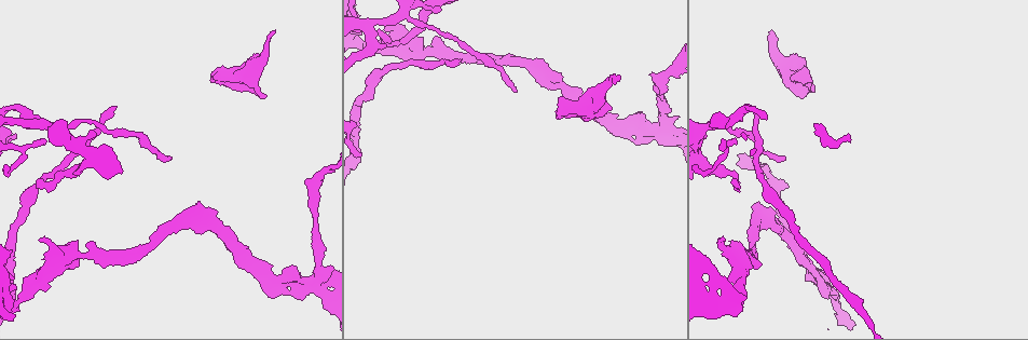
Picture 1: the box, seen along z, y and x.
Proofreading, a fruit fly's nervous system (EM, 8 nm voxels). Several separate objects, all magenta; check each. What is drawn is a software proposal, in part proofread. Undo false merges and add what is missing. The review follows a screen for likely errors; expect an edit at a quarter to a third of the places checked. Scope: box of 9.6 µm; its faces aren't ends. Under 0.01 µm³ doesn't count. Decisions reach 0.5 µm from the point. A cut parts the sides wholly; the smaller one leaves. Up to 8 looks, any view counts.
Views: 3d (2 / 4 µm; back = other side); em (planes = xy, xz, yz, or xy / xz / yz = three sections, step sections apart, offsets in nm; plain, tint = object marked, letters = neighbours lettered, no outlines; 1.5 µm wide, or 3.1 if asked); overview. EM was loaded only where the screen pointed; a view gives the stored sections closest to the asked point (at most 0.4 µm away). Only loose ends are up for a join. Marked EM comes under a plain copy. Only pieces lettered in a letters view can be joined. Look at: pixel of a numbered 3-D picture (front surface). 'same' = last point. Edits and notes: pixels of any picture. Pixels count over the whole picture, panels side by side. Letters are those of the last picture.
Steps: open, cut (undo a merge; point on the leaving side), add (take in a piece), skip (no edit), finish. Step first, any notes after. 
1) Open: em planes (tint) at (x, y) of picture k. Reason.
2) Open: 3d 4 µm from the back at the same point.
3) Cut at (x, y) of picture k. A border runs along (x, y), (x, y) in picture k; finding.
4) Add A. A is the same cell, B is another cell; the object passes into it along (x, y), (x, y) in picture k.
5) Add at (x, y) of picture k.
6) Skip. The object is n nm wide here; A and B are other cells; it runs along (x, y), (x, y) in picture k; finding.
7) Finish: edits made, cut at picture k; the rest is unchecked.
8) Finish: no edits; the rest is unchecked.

Open: em xy step 8 (tint) at (69, 128) of picture 1. Two arms in line, one across.

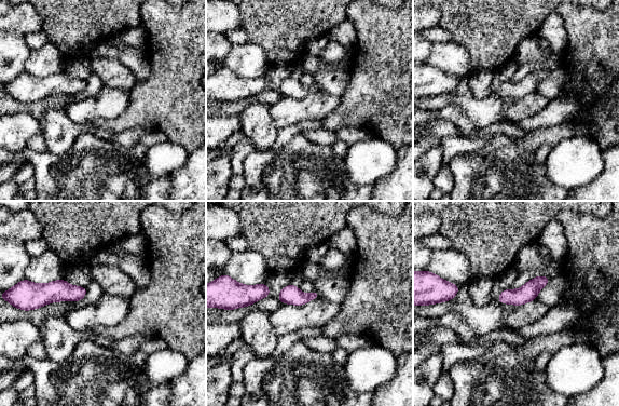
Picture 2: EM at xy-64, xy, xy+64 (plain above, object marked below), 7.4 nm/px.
Open: em yz step 4 (letters) at the same point. Cut it another way.

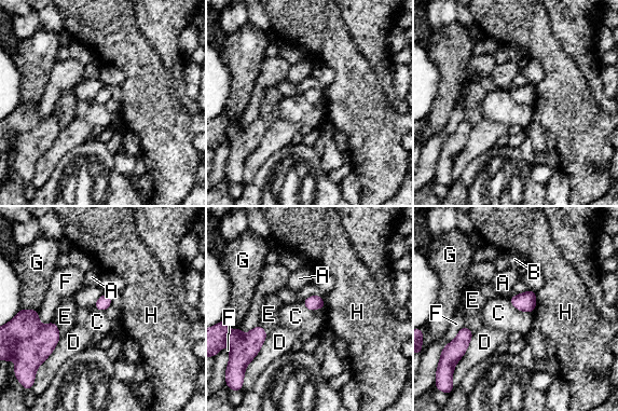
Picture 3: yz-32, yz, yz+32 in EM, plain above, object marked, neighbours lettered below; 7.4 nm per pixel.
Skip. A, B, C, D, E, F, G and H are other cells; a border runs along (508, 299), (517, 309), (532, 313) in picture 3; continuous, no second neuron.

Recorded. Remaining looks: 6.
Open: 3d 4 µm at (458, 59) of picture 1. End of a long branch.

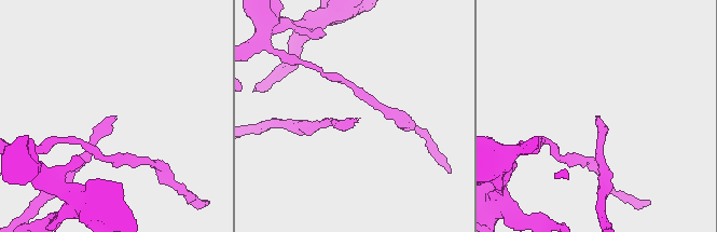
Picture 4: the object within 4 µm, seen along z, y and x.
Open: em planes (letters) at (114, 118) of picture 4.

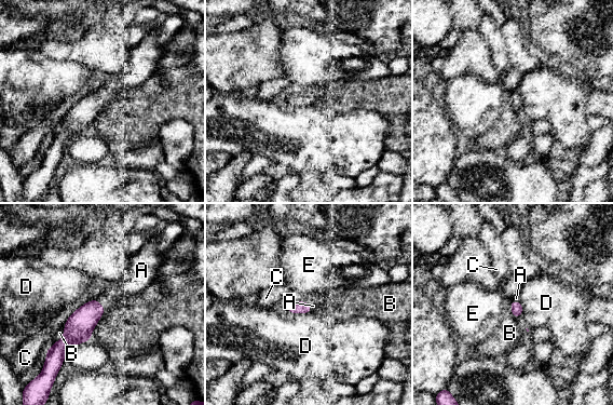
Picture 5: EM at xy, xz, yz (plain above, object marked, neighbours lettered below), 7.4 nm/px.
Add A. A is the same cell, B, C, D and E are other cells; the object passes into it along (78, 328), (99, 305), (125, 286) in picture 5; it goes on there.

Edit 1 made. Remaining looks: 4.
Open: overview. Redraw.

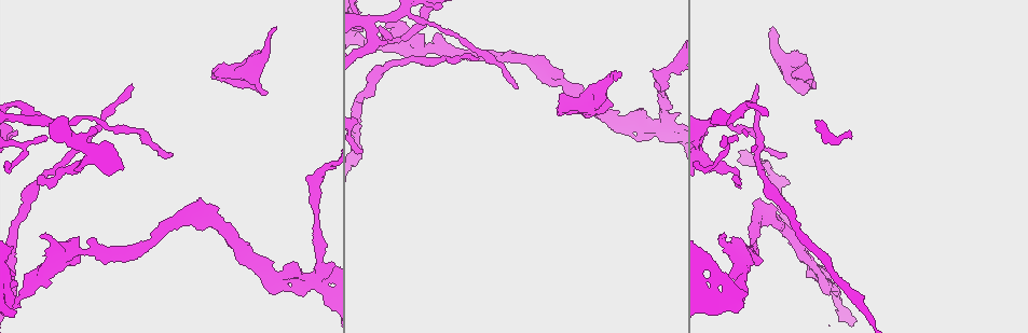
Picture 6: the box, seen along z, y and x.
Open: 3d 4 µm at (275, 29) of picture 6.

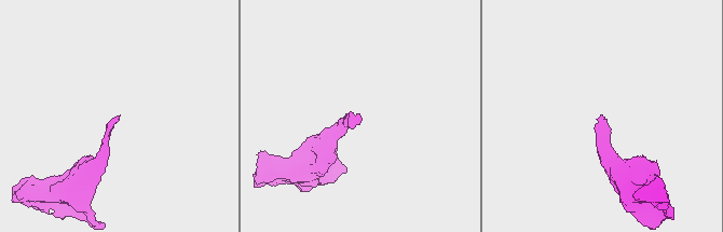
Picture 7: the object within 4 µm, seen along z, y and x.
Open: em yz step 8 (letters) at (358, 115) of picture 7. Now the EM.

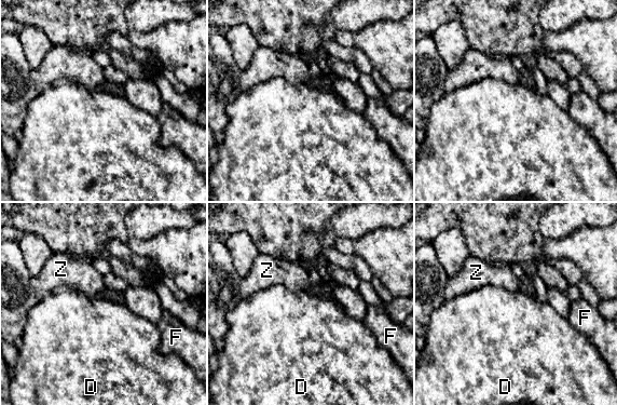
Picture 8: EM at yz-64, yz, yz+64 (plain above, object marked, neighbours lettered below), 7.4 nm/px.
Open: em xy step 4 (letters) at the same point. Cut it another way.

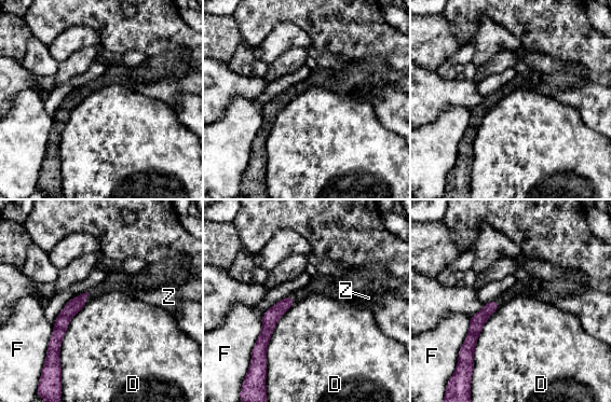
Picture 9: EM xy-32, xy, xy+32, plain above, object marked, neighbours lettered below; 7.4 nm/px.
Skip. The longest contact is with D, 550 nm; D, F and Z are other cells; a border runs along (86, 304), (62, 338), (60, 375) in picture 9; none of them fits.

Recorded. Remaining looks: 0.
Finish: edits made, add at picture 5; the rest is unchecked.

